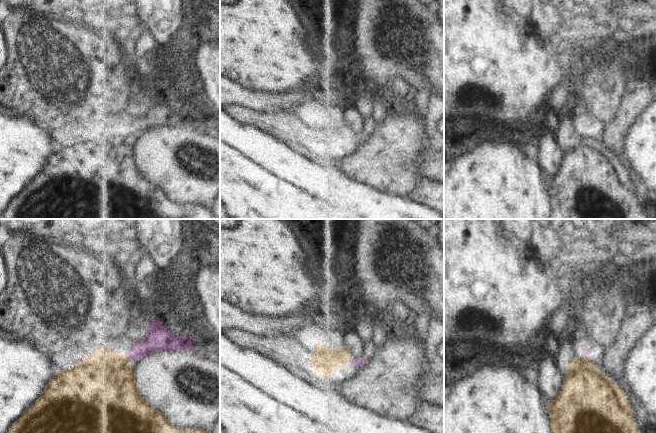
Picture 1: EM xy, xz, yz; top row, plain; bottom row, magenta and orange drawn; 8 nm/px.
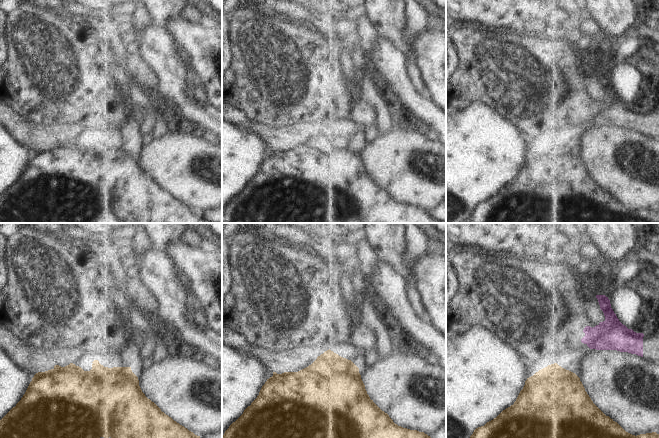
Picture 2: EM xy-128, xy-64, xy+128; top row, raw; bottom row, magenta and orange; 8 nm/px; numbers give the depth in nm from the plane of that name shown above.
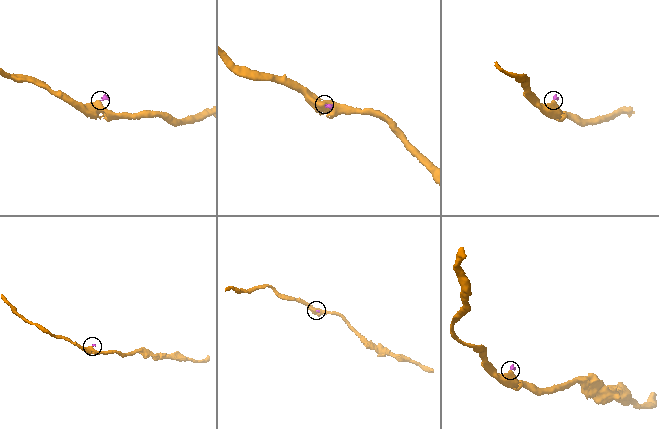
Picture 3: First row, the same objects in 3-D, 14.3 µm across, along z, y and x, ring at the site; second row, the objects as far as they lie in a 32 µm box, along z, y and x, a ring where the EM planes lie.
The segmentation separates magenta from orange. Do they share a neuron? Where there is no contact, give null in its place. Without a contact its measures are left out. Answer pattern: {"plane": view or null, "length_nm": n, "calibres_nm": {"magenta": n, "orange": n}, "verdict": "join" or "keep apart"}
{"plane": "xz", "length_nm": 50, "calibres_nm": {"magenta": 80, "orange": 220}, "verdict": "keep apart"}

